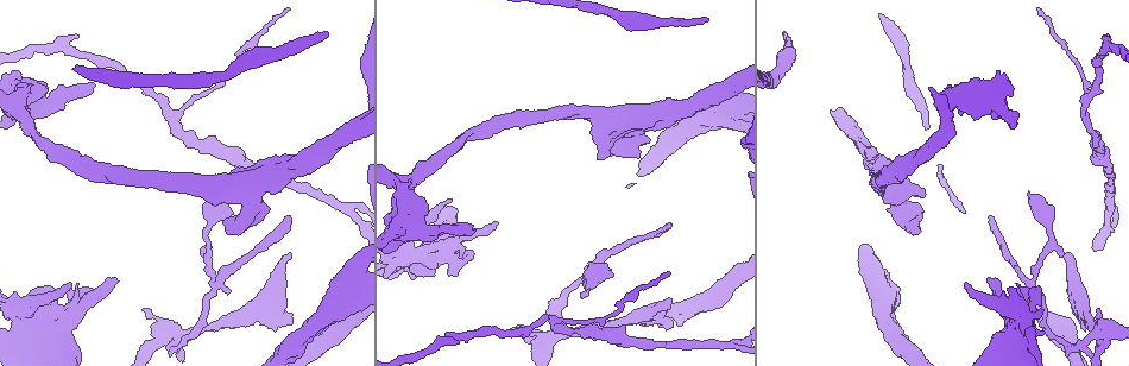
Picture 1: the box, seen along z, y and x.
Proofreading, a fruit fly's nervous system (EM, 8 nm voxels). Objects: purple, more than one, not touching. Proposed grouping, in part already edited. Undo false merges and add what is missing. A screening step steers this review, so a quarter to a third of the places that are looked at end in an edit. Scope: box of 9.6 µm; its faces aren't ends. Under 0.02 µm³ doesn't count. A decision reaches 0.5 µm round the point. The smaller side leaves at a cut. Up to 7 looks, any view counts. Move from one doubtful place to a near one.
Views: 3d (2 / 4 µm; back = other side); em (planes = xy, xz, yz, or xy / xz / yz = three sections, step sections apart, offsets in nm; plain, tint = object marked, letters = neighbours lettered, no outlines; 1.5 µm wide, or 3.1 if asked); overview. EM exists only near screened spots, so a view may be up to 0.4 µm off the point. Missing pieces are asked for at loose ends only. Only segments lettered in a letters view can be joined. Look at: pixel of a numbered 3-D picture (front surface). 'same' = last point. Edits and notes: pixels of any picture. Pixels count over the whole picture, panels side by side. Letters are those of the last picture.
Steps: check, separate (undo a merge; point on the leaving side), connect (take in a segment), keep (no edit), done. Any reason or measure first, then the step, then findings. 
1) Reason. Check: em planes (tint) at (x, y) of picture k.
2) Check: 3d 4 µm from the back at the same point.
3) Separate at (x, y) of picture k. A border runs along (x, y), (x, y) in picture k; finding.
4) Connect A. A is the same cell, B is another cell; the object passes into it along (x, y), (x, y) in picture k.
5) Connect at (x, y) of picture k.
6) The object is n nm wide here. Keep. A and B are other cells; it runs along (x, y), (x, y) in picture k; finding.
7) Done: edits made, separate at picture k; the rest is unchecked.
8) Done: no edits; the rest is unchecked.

Free end. Check: em planes (plain) at (473, 230) of picture 1.

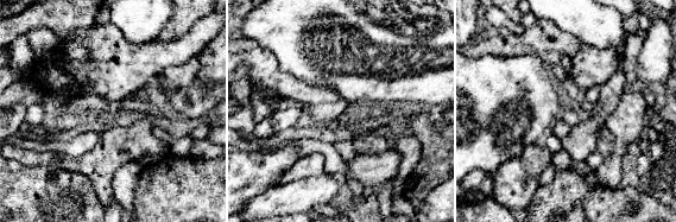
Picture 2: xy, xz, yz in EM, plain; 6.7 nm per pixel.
See the neighbours. Check: em planes (letters) at the same point.

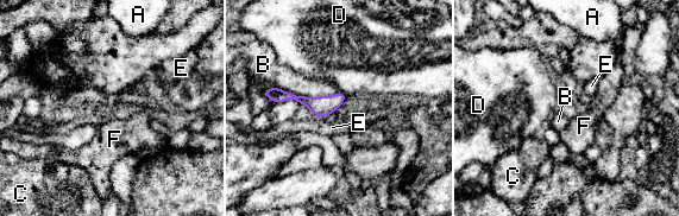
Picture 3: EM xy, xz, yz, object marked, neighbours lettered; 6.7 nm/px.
Keep. A, B, C, D, E and F are other cells; it runs along (268, 91), (308, 102), (341, 99) in picture 3; no lettered segment goes on from it.

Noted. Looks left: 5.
An open end. Check: em planes (letters) at (1042, 333) of picture 1.

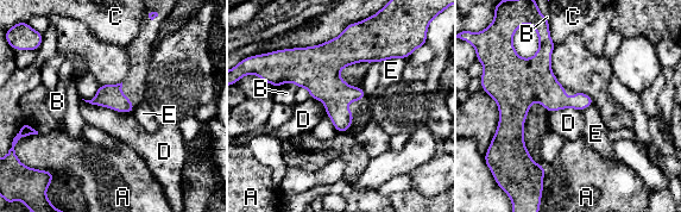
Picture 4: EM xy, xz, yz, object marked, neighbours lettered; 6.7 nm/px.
Keep. A, B, C, D and E are other cells; a border runs along (593, 103), (581, 111) in picture 4; none of them fits.

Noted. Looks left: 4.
Branch stops here. Check: 3d 2 µm at (450, 198) of picture 1.

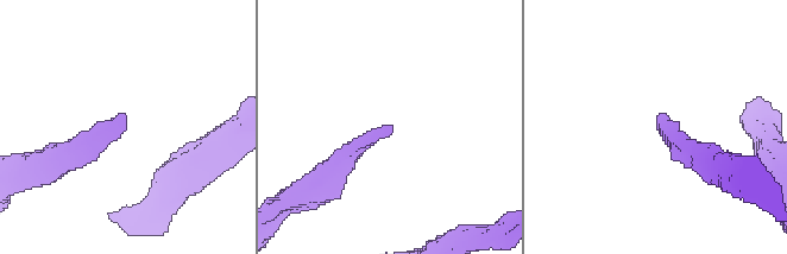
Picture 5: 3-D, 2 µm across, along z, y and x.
Check: em planes (letters) at (388, 126) of picture 5.

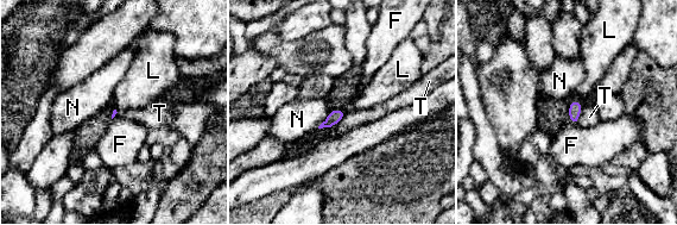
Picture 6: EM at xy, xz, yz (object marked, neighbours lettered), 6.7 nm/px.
Keep. F, L, N and T are other cells; a border runs along (331, 110), (317, 127) in picture 6; no lettered segment goes on from it.

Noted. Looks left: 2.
Done: no edits; the rest is unchecked.

